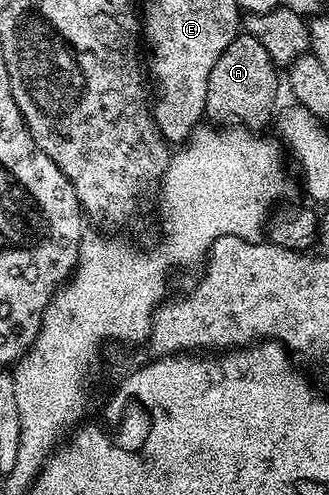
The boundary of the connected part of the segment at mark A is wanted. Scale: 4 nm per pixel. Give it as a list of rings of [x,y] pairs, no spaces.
[[[238,32],[237,37],[227,43],[227,51],[215,59],[215,67],[211,67],[205,117],[213,123],[240,123],[246,129],[264,130],[261,128],[268,121],[270,124],[278,104],[277,72],[278,66],[263,44],[249,33]]]

